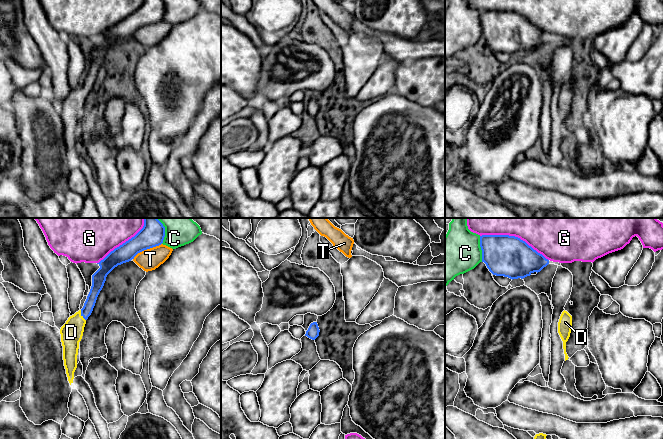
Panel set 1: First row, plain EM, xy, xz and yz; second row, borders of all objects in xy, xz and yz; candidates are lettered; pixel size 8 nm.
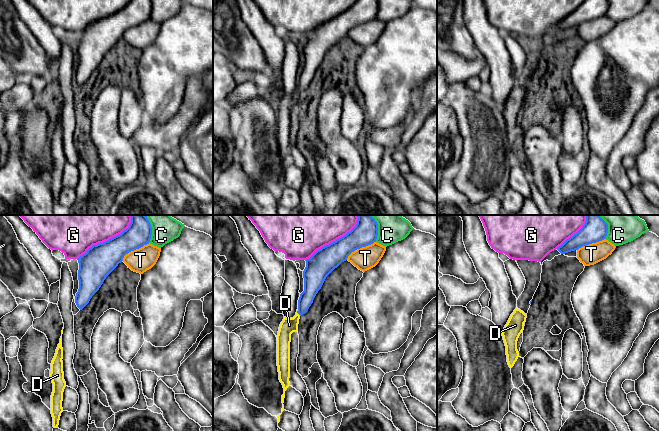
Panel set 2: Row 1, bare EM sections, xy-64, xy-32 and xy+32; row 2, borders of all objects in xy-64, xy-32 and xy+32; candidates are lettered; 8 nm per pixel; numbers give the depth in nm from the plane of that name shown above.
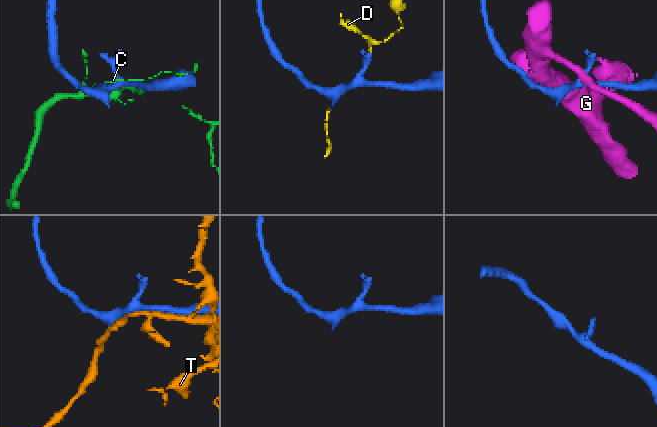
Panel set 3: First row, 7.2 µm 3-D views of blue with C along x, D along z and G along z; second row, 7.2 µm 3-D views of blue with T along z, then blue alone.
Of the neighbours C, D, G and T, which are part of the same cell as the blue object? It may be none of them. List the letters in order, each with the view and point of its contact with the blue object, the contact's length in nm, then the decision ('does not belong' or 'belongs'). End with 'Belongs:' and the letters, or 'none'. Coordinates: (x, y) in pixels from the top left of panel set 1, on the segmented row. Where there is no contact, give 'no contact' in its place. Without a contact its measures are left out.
C: contact yz (481, 249); length 200 nm; does not belong
D: contact xy (82, 315); length 100 nm; belongs
G: contact yz (514, 236); length 600 nm; does not belong
T: contact xy (146, 249); length 260 nm; does not belong
Belongs: D

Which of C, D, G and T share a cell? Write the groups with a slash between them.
C / D / G / T

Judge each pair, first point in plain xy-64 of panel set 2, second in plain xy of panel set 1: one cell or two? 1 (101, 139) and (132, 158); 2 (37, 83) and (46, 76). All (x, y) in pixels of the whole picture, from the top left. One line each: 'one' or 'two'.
1: one
2: one

